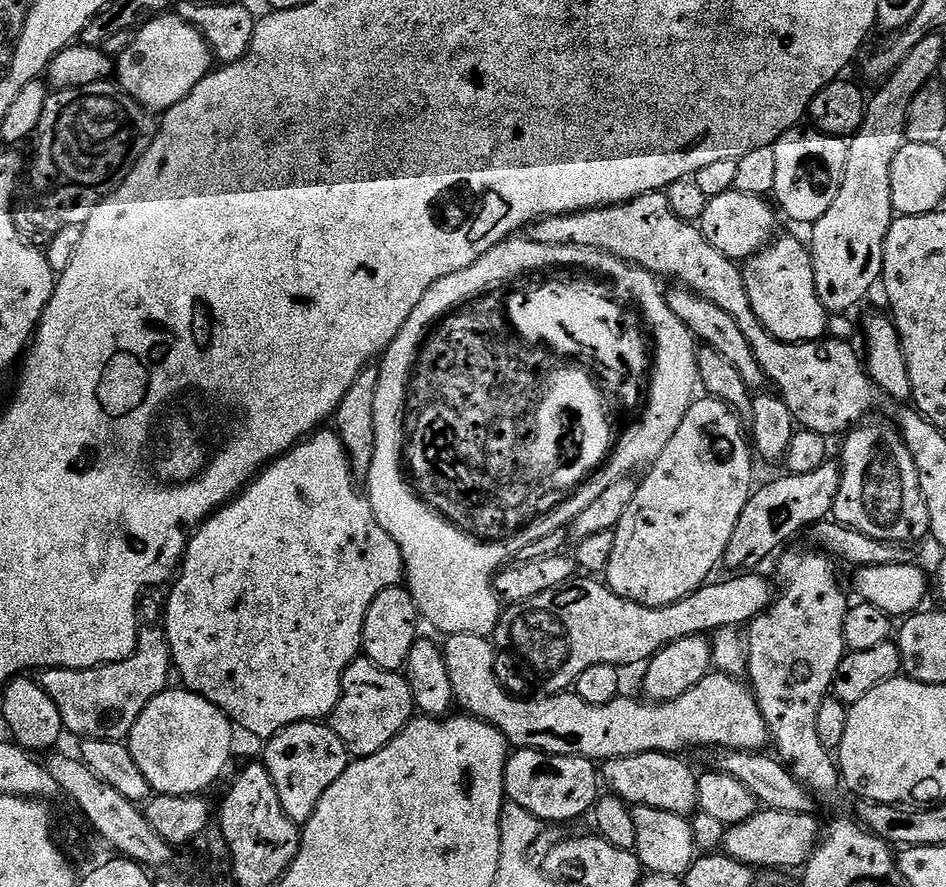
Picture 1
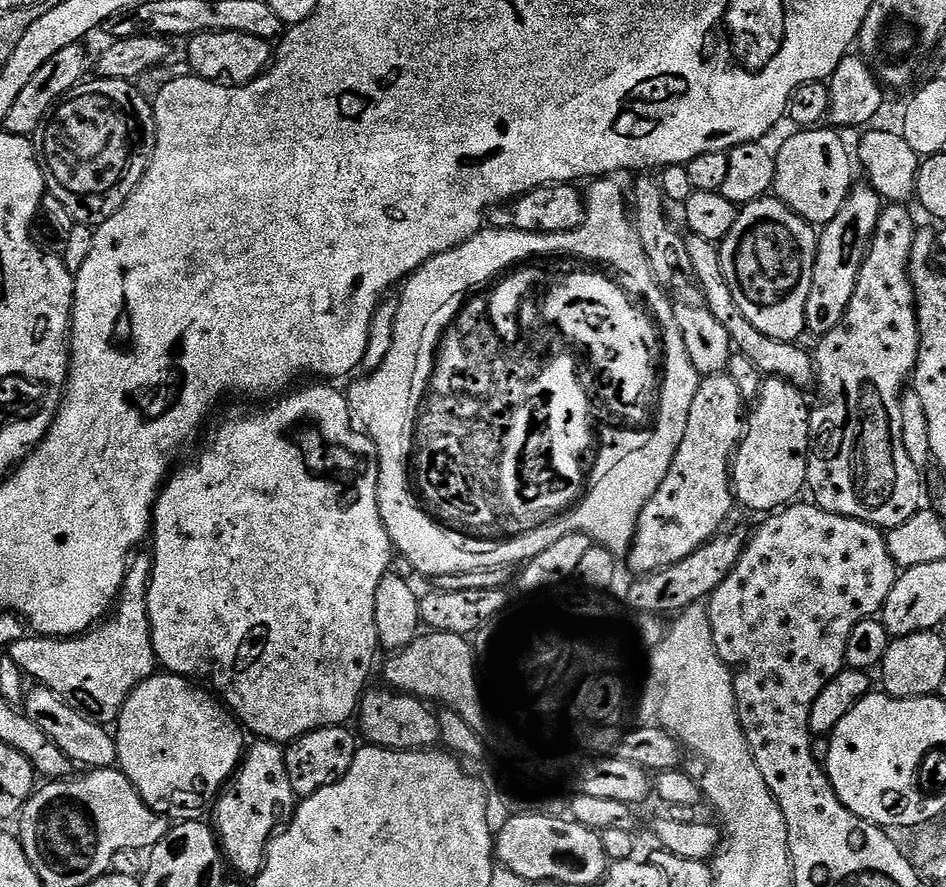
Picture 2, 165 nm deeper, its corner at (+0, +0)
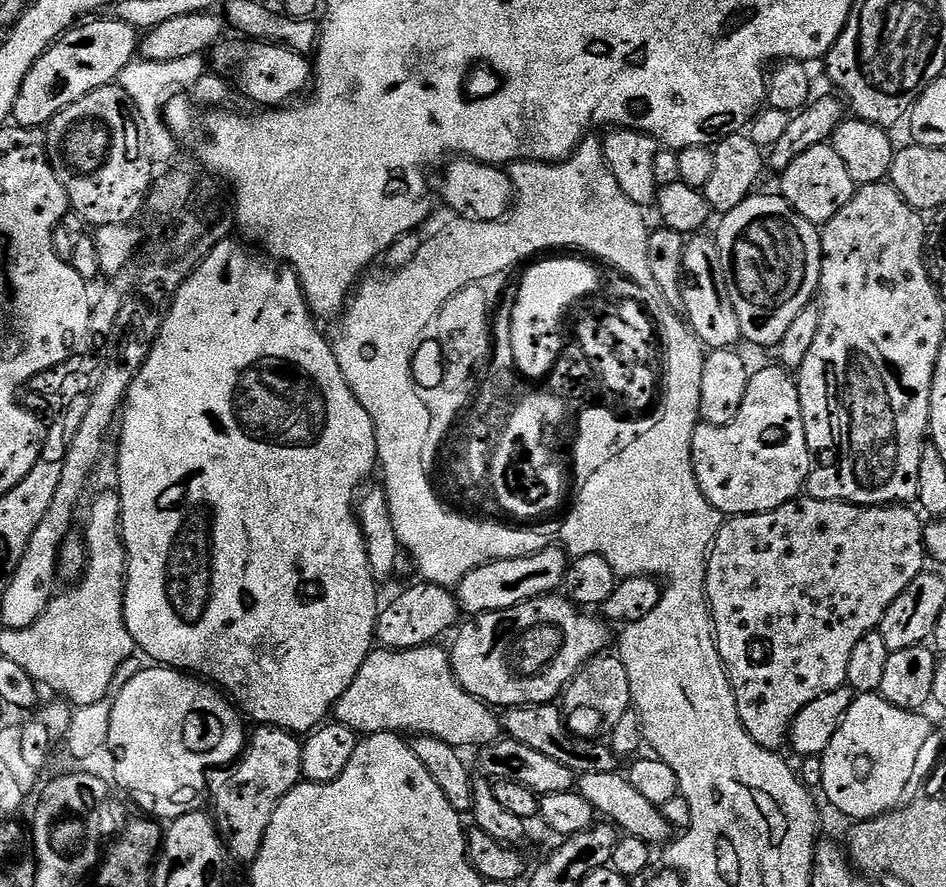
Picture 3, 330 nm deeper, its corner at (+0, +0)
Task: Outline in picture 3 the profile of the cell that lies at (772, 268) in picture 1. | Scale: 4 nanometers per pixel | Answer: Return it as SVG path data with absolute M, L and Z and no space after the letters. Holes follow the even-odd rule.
M760 195L748 196L742 206L734 206L734 210L723 213L719 217L720 229L714 232L714 239L722 258L726 290L730 290L730 302L734 302L734 310L738 313L741 337L760 348L775 349L782 338L786 338L786 330L790 330L794 318L798 318L798 314L802 314L804 307L813 303L817 295L822 270L821 229L799 216L783 196Z

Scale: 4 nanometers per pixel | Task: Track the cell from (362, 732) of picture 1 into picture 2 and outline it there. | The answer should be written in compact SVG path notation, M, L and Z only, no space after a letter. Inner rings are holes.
M387 686L379 687L365 691L360 698L358 721L360 720L361 733L359 732L359 735L361 737L364 735L369 745L378 748L431 749L439 741L440 725L437 717L428 713L429 705L415 696L409 696L406 692L397 692Z

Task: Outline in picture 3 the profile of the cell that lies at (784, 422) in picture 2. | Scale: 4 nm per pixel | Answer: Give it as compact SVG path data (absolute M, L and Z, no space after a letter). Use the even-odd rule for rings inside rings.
M783 366L751 373L738 414L723 428L699 423L692 435L692 465L702 494L725 517L753 516L790 503L805 491L812 455L802 422L800 385Z

